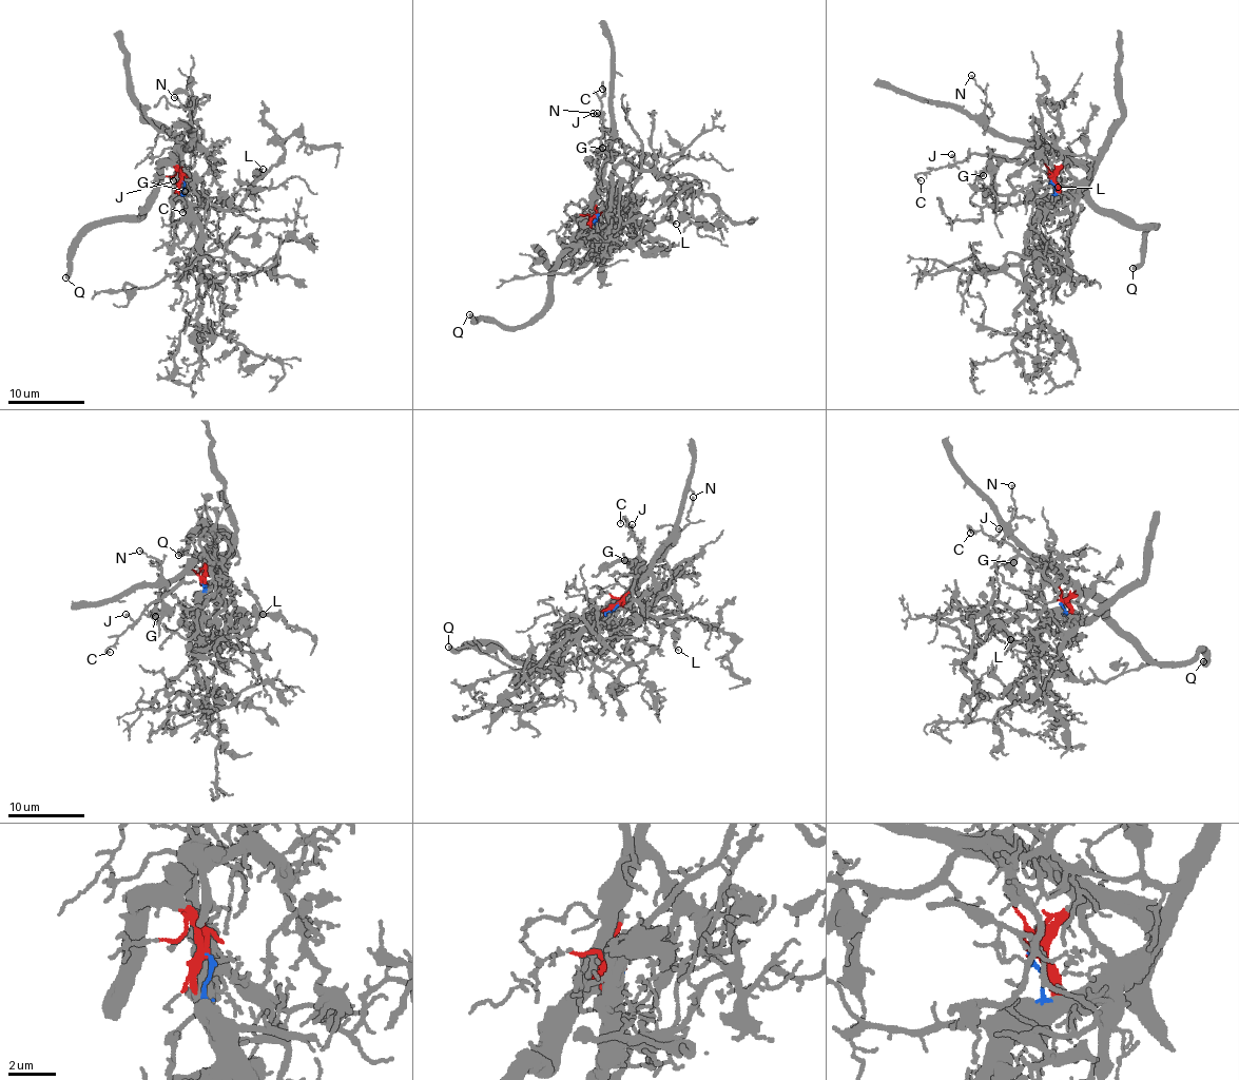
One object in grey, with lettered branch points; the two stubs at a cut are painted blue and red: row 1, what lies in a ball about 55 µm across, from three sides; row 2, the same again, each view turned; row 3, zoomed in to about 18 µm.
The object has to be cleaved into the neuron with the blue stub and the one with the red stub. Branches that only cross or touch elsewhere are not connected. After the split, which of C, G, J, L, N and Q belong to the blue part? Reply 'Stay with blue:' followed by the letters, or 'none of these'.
Stay with blue: L

